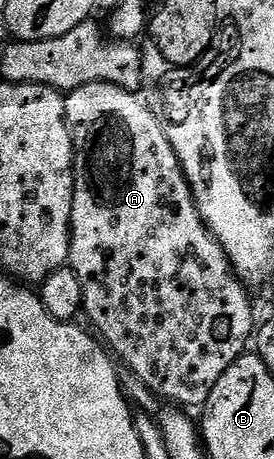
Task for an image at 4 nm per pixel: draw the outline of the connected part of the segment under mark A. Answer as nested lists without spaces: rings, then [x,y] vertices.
[[[92,82],[91,84],[83,84],[83,88],[75,88],[74,90],[68,91],[67,97],[65,99],[65,115],[69,120],[69,129],[73,131],[73,144],[75,147],[75,158],[79,166],[79,173],[77,174],[77,192],[73,196],[73,246],[69,249],[69,260],[68,265],[72,267],[72,270],[78,274],[78,278],[82,284],[82,300],[83,314],[84,317],[87,316],[93,321],[92,329],[96,331],[99,335],[100,341],[104,343],[106,347],[120,361],[123,363],[125,361],[125,366],[150,390],[153,394],[158,394],[161,398],[166,398],[166,403],[176,404],[181,408],[190,408],[189,406],[197,406],[196,408],[204,407],[207,396],[211,396],[211,388],[215,388],[215,384],[219,384],[219,376],[223,376],[223,372],[227,372],[227,368],[231,368],[231,364],[237,358],[241,357],[242,354],[246,353],[248,344],[250,345],[251,339],[255,334],[255,322],[253,326],[253,302],[249,299],[250,291],[247,289],[244,282],[238,278],[235,271],[233,271],[233,265],[229,263],[229,258],[223,252],[221,245],[217,243],[217,238],[208,228],[205,227],[204,222],[201,220],[201,214],[197,211],[197,202],[193,199],[193,193],[189,187],[189,181],[185,179],[185,172],[181,167],[181,161],[171,140],[167,136],[165,131],[165,125],[162,124],[161,119],[157,117],[157,113],[153,111],[152,105],[144,97],[141,99],[142,95],[140,93],[134,92],[132,90],[124,90],[122,86],[116,86],[110,82]]]

